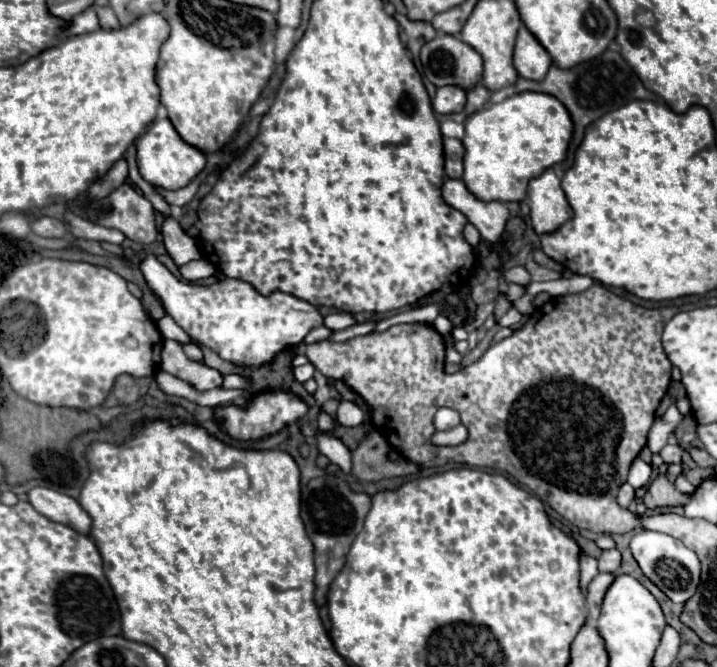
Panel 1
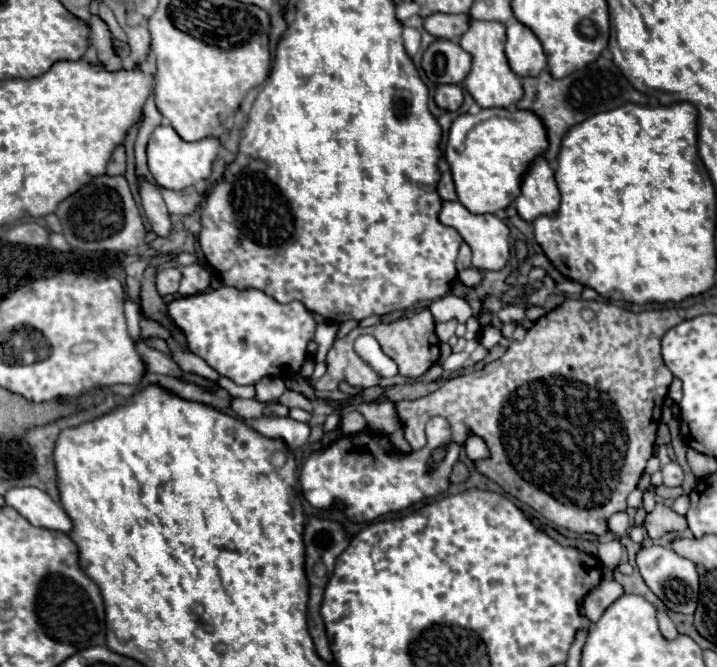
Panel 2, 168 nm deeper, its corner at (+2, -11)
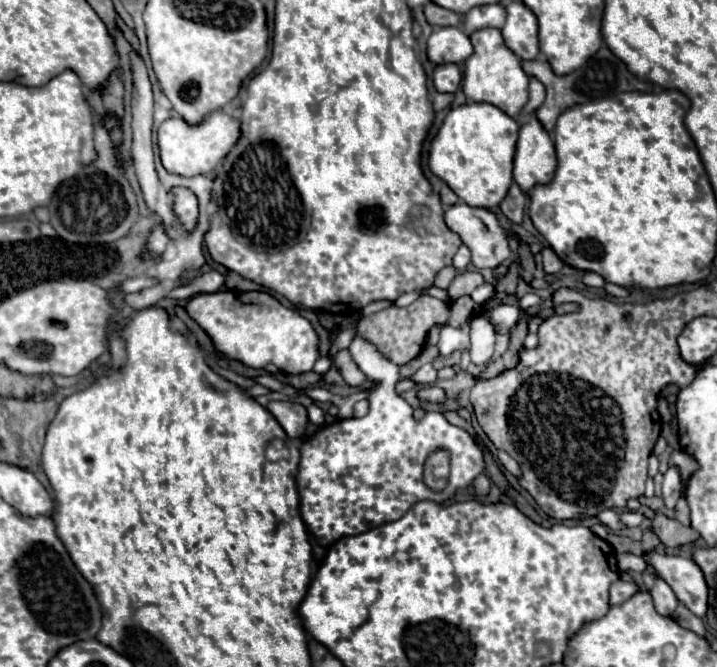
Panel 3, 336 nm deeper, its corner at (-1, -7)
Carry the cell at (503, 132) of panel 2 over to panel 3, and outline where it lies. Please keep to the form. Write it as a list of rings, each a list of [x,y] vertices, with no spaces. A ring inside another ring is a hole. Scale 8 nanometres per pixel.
[[[465,103],[451,109],[431,139],[429,171],[445,181],[471,207],[491,209],[501,203],[513,183],[513,155],[519,125],[489,103]]]

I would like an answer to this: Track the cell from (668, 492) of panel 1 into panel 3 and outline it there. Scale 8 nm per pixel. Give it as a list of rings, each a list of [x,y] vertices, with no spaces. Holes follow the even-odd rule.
[[[661,513],[653,519],[653,531],[667,547],[681,547],[699,539],[699,533],[693,527],[683,527],[677,519],[667,519]]]

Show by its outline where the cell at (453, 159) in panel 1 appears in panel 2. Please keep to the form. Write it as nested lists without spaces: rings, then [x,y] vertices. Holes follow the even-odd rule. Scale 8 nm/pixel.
[[[444,171],[442,179],[438,183],[438,193],[444,201],[454,201],[456,199],[456,189],[454,189],[454,181],[452,181],[452,173]]]

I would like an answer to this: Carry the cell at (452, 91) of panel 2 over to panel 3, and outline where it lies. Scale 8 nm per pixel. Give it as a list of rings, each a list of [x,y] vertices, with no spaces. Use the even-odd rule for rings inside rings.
[[[455,63],[437,65],[433,71],[433,83],[441,93],[455,93],[461,83],[461,73]]]

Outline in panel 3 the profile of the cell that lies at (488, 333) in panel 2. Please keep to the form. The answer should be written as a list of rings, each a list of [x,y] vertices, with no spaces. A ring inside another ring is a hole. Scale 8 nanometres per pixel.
[[[475,317],[471,321],[471,363],[485,367],[491,361],[495,347],[495,331],[485,317]]]

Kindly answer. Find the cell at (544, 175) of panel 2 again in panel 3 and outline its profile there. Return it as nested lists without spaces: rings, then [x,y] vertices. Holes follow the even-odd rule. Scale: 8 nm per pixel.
[[[531,113],[531,119],[521,125],[519,139],[515,145],[513,159],[513,177],[527,193],[535,183],[547,183],[555,173],[555,147],[549,133],[539,123],[537,115]]]

